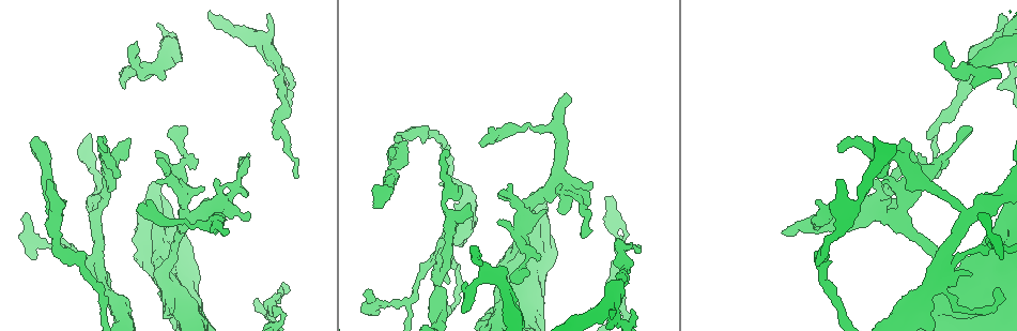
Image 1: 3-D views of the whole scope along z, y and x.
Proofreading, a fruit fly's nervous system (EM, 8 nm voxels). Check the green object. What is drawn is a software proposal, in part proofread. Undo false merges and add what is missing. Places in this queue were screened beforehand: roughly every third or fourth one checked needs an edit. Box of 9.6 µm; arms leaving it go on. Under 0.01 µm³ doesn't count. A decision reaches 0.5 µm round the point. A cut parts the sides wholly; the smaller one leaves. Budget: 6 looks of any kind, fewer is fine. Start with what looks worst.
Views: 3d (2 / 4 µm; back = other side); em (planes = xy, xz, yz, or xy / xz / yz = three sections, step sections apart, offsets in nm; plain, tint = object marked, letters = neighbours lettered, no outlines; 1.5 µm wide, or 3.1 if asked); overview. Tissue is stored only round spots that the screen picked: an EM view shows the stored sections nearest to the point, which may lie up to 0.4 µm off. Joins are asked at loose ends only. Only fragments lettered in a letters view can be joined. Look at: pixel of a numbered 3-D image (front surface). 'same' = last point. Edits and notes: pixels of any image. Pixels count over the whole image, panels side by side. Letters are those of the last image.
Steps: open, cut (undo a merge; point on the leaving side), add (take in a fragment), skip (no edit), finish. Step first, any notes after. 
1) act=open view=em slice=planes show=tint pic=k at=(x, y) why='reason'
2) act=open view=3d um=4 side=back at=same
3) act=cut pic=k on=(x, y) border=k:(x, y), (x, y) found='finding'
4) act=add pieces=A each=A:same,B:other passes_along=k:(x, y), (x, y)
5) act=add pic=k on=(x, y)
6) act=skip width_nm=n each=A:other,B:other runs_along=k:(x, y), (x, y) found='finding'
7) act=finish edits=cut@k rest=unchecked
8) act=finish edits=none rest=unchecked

act=open view=3d um=4 pic=1 at=(457, 302)

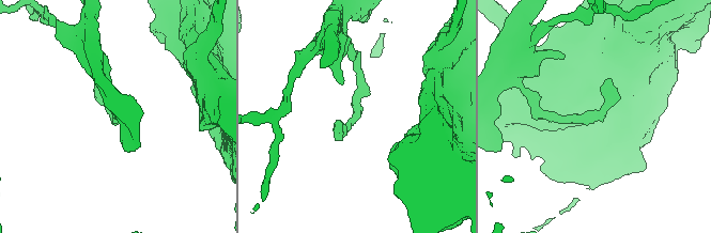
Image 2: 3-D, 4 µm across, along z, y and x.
act=open view=em slice=planes show=letters pic=2 at=(358, 116) why='shape alone is not enough'

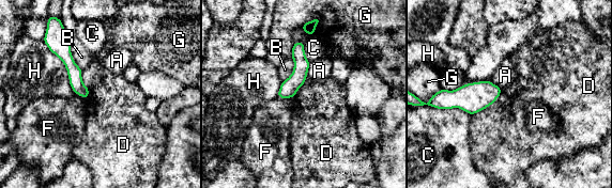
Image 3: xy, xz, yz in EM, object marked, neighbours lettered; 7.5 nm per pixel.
act=skip longest_contact=H:420nm each=A:other,B:other,C:other,D:other,F:other,G:other,H:other found='one neuron here'

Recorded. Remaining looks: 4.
act=open view=3d um=4 pic=1 at=(611, 315) why='branch stops here'

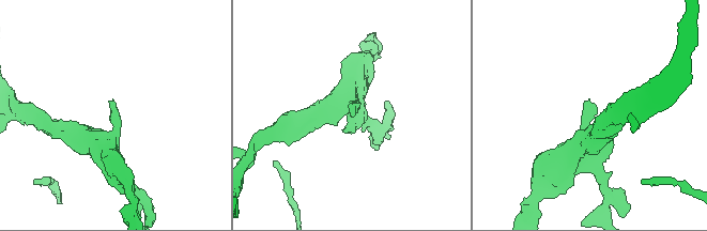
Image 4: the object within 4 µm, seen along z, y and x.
act=open view=em slice=planes show=letters pic=4 at=(589, 101) why='need the tissue'

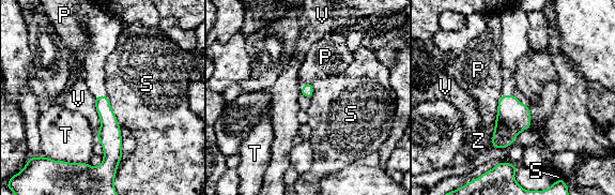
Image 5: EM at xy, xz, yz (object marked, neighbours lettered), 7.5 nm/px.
act=skip longest_contact=V:280nm each=P:other,S:other,T:other,V:other,Z:other border=5:(106, 95), (116, 120), (121, 128) found='none of them fits'

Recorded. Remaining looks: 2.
act=finish edits=none rest=unchecked

